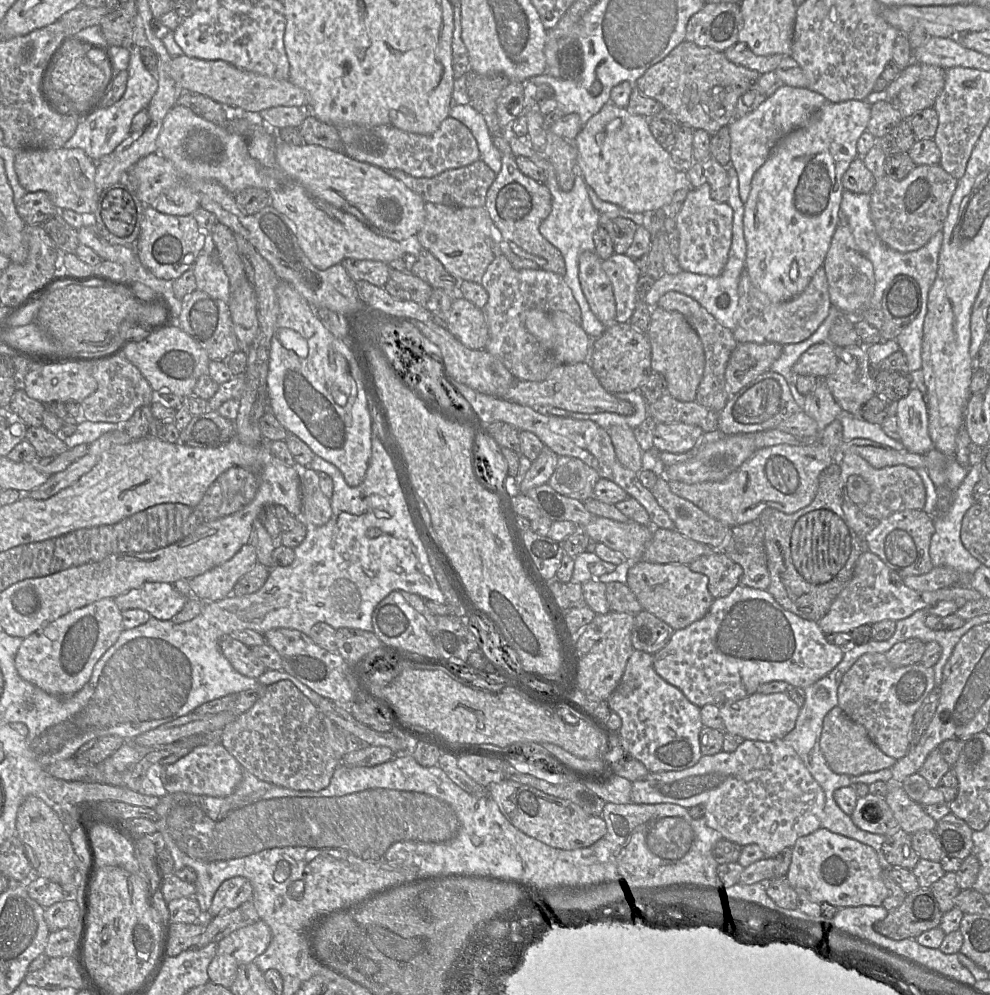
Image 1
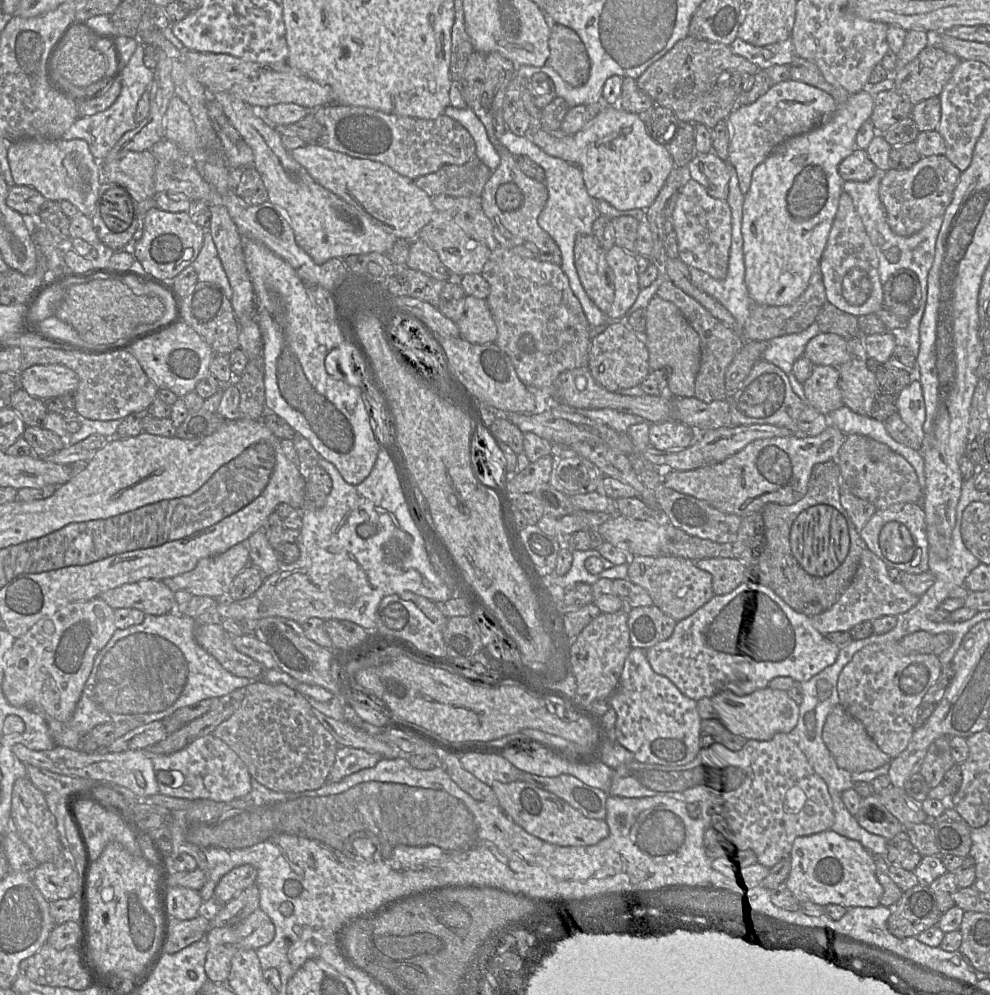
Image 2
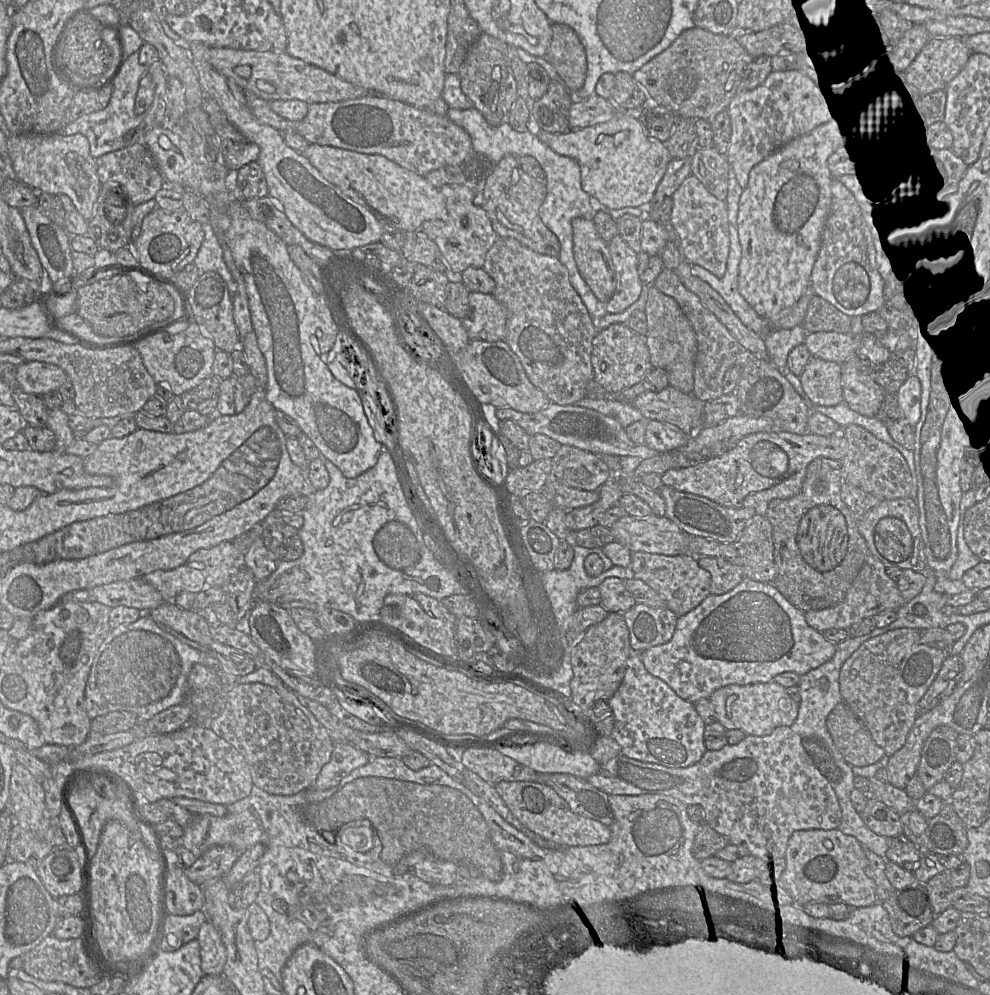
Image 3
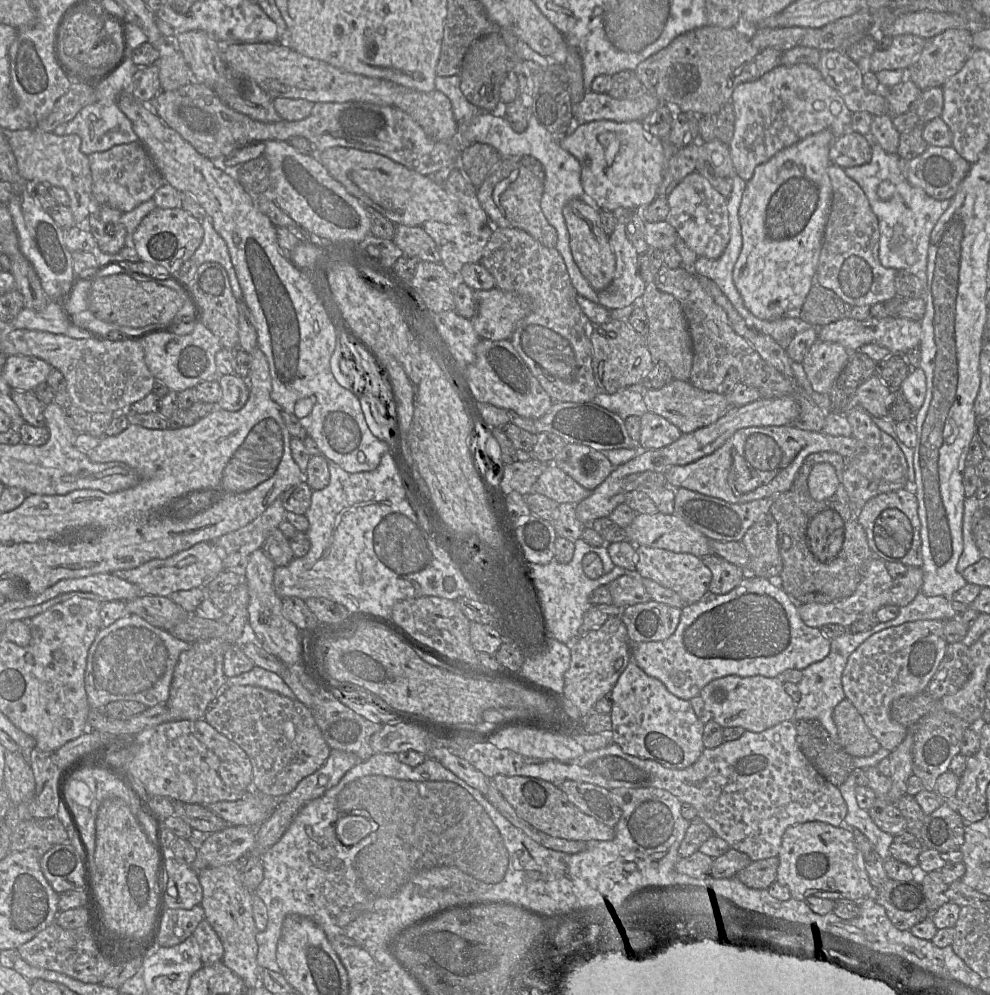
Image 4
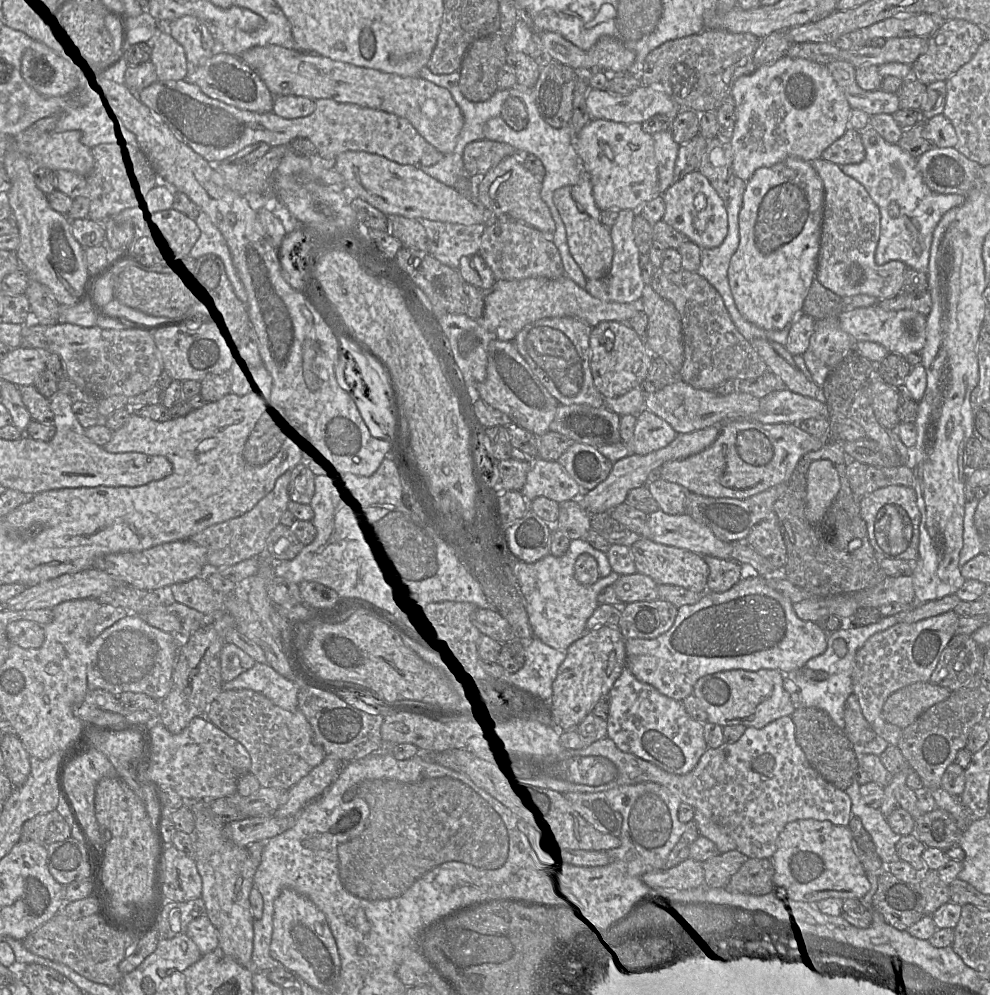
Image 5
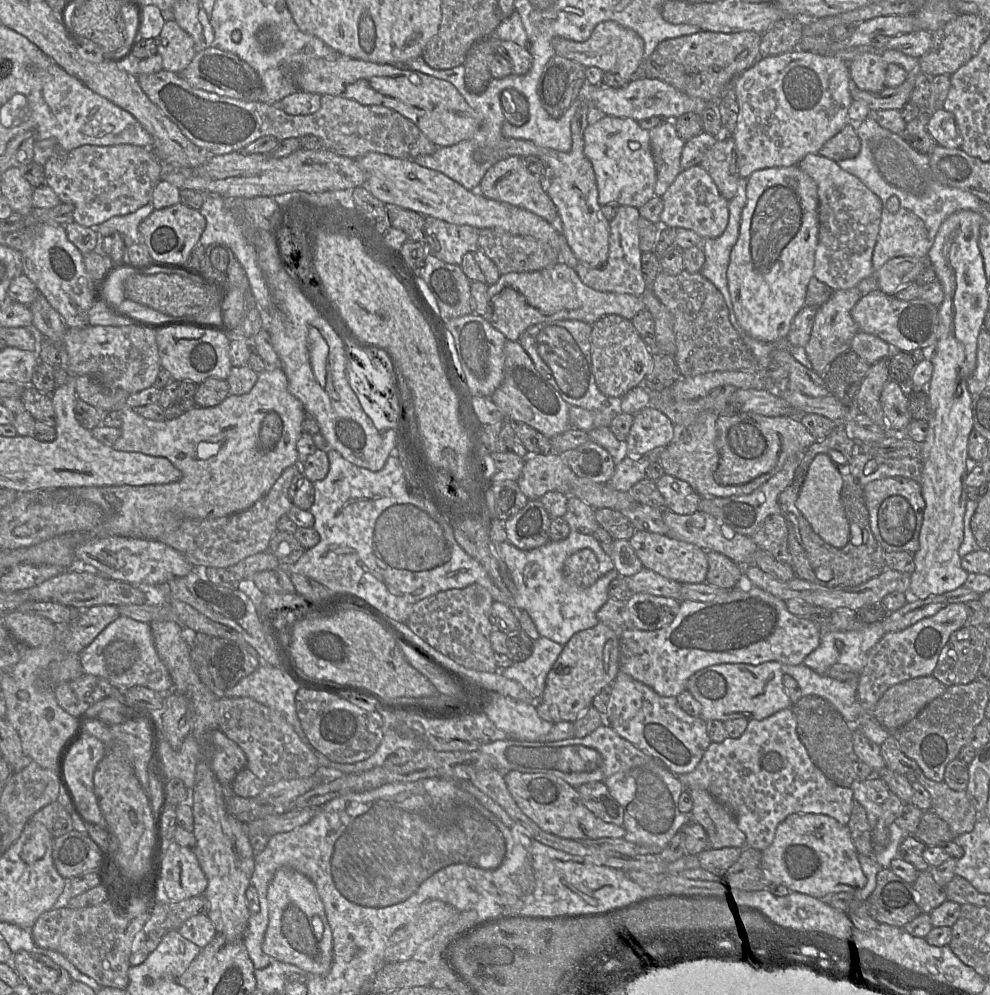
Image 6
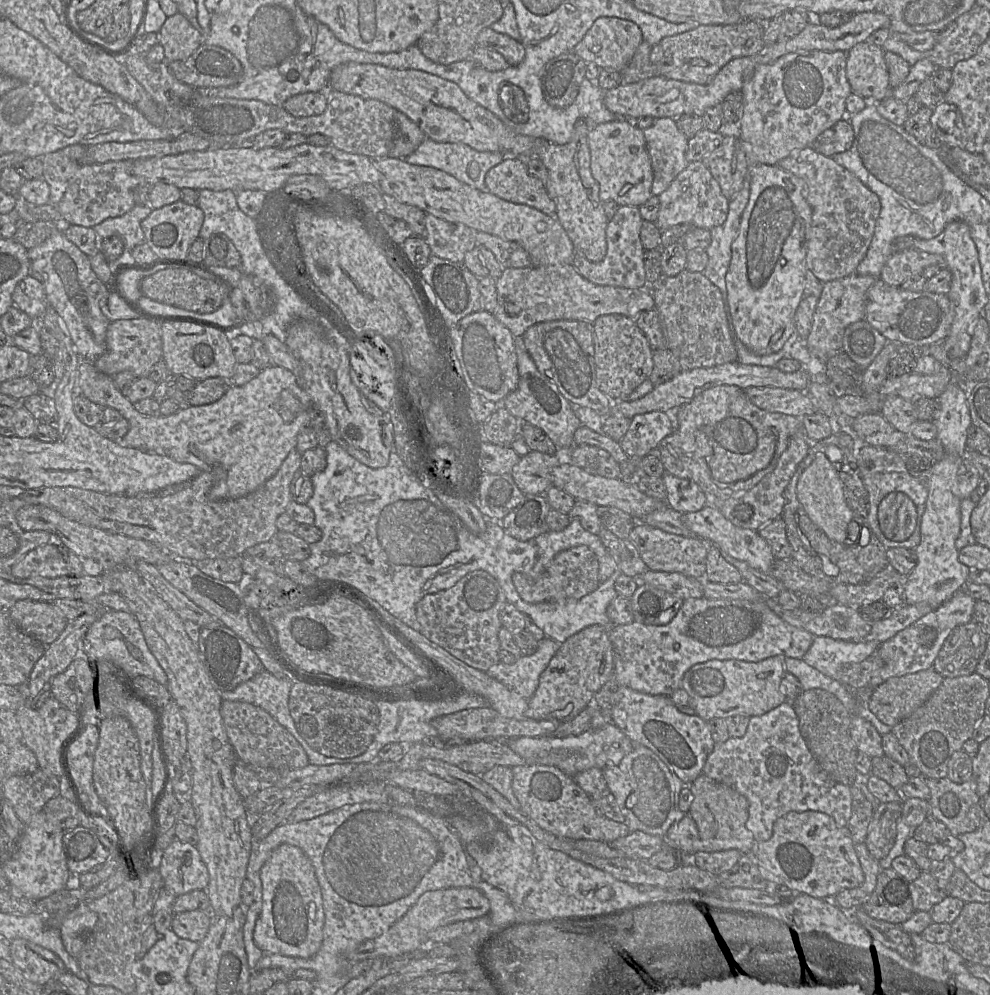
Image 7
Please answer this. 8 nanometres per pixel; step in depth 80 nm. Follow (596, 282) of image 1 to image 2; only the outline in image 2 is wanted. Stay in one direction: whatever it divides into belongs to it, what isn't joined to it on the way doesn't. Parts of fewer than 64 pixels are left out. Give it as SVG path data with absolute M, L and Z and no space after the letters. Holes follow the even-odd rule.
M593 234L577 236L574 262L587 295L607 314L615 295L614 274L607 263L606 251Z

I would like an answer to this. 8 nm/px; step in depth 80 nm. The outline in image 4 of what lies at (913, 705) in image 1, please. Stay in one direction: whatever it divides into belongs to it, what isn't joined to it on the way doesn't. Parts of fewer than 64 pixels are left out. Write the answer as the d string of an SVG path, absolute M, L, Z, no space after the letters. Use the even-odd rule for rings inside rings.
M918 620L890 627L870 636L848 658L842 674L845 697L860 713L871 734L881 747L892 752L905 739L907 728L890 715L893 701L903 696L923 693L941 663L948 643L943 638L944 622L940 620Z

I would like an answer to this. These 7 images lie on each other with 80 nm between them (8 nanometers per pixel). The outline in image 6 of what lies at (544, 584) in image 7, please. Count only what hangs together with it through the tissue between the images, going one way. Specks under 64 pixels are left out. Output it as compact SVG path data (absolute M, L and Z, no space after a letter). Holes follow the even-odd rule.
M581 549L566 558L563 576L568 583L588 588L599 579L599 562L591 549Z

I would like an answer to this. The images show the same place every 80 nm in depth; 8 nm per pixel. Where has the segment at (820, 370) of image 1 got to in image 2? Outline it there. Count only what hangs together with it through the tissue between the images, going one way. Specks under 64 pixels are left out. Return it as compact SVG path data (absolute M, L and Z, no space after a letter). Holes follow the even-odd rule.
M820 332L807 343L804 356L813 365L839 367L848 359L847 343L836 334Z

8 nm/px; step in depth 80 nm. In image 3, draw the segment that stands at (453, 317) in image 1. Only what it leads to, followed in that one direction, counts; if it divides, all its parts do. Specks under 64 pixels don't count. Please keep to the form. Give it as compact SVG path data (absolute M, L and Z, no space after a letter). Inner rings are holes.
M470 292L471 313L462 319L470 340L499 341L506 335L507 311L493 294Z

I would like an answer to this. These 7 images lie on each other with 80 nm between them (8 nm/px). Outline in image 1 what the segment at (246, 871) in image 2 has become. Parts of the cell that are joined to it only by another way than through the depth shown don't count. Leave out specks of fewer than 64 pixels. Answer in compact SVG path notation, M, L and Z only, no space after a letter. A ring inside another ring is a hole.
M236 876L225 880L214 894L212 904L208 910L211 917L217 916L222 911L239 907L249 899L252 899L253 888L250 881L242 876Z

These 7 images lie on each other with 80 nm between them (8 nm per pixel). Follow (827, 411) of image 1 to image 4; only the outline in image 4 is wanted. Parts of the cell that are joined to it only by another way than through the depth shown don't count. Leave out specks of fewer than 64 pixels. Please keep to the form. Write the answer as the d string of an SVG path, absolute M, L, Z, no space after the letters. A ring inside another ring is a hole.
M817 339L802 362L813 391L828 395L849 356L842 345Z

